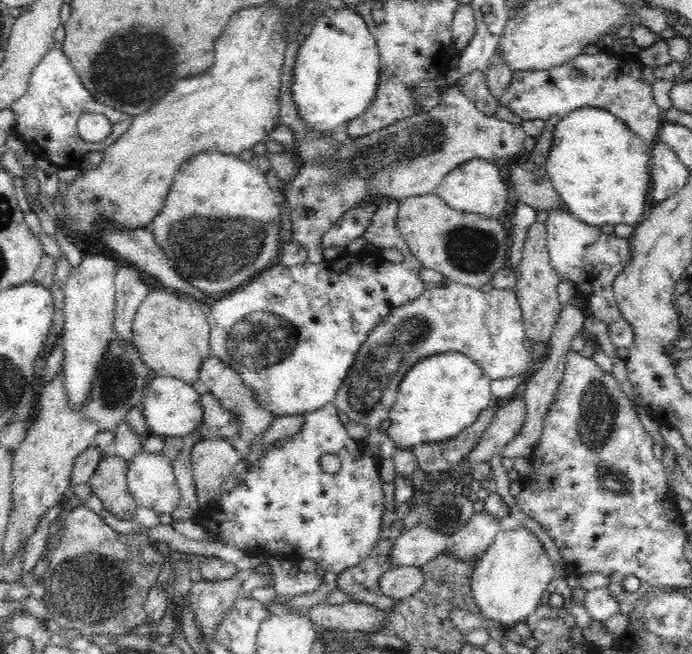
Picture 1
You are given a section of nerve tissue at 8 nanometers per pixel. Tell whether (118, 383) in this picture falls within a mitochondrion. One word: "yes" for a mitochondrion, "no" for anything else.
yes

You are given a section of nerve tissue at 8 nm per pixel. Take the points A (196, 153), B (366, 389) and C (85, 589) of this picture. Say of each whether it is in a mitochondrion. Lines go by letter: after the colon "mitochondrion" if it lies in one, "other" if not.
A: other
B: mitochondrion
C: mitochondrion

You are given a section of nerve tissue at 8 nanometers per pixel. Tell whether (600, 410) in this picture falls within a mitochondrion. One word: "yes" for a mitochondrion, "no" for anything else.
yes

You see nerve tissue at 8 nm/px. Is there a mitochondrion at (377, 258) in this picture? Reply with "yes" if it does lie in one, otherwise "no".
no

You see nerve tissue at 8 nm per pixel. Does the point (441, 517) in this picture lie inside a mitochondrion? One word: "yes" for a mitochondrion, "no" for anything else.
yes

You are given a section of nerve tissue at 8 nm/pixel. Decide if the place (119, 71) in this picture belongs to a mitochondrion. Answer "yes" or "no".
yes

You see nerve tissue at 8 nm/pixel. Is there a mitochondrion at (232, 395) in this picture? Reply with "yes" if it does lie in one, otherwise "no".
yes

